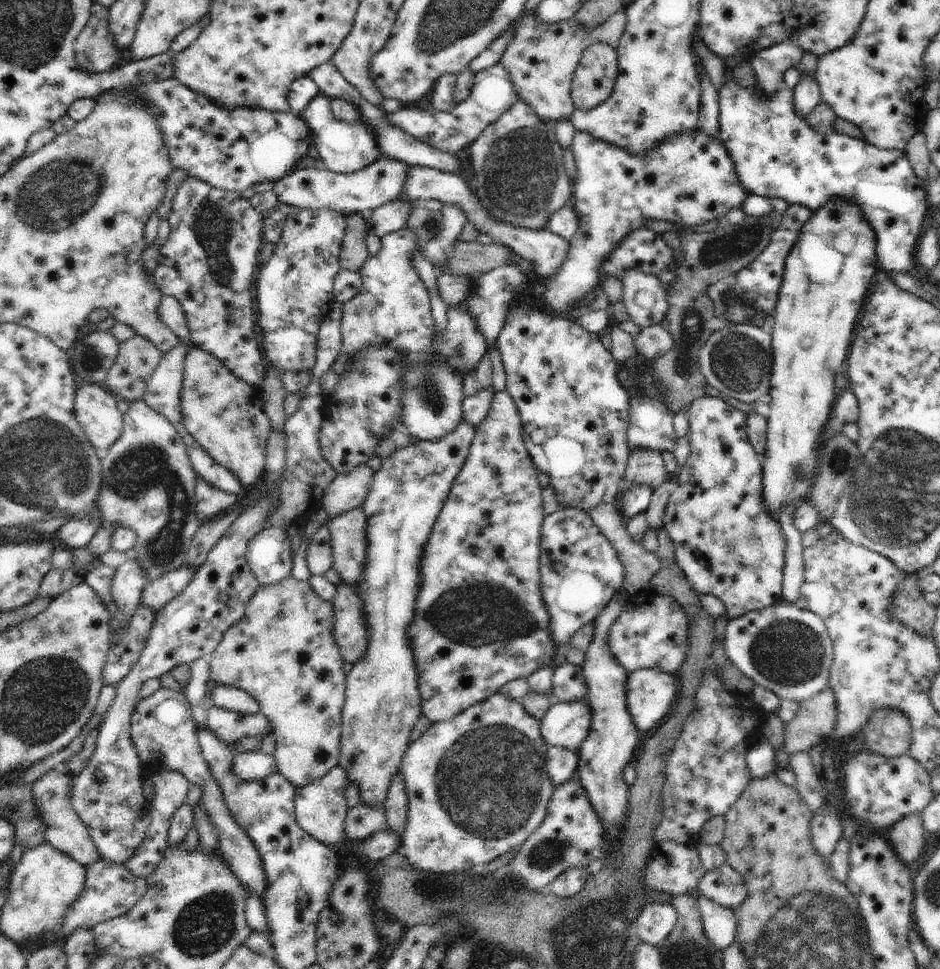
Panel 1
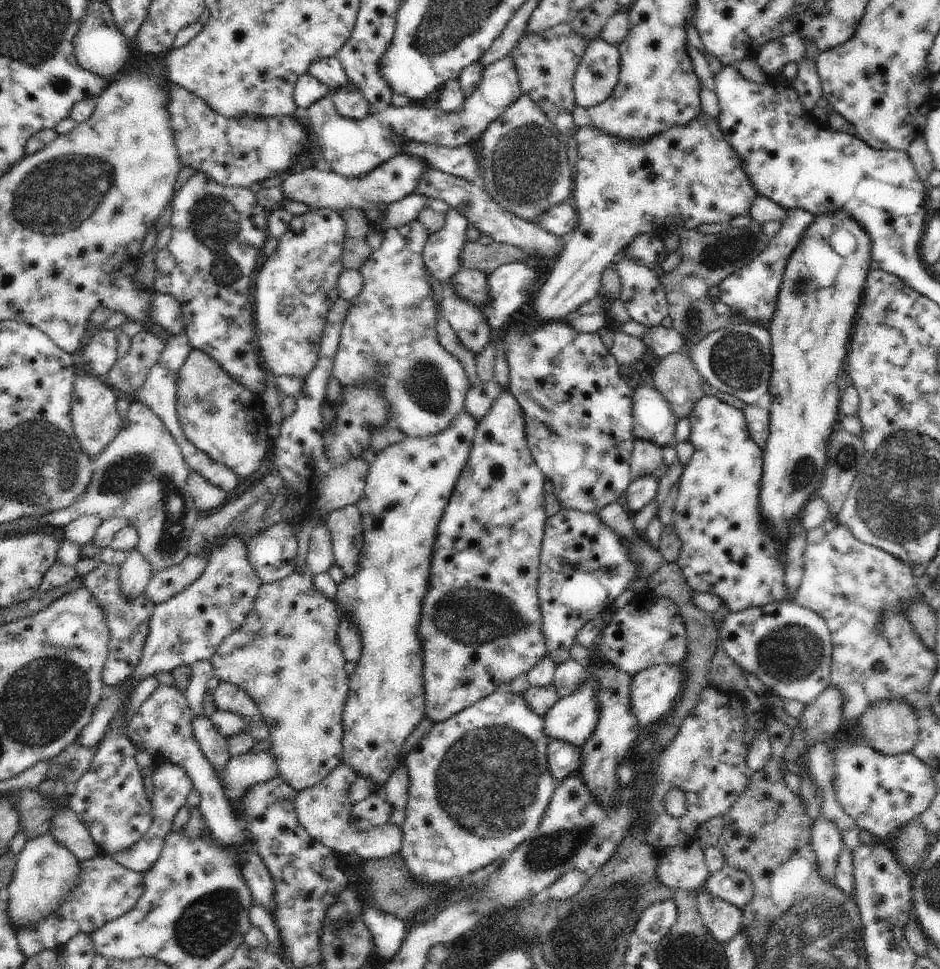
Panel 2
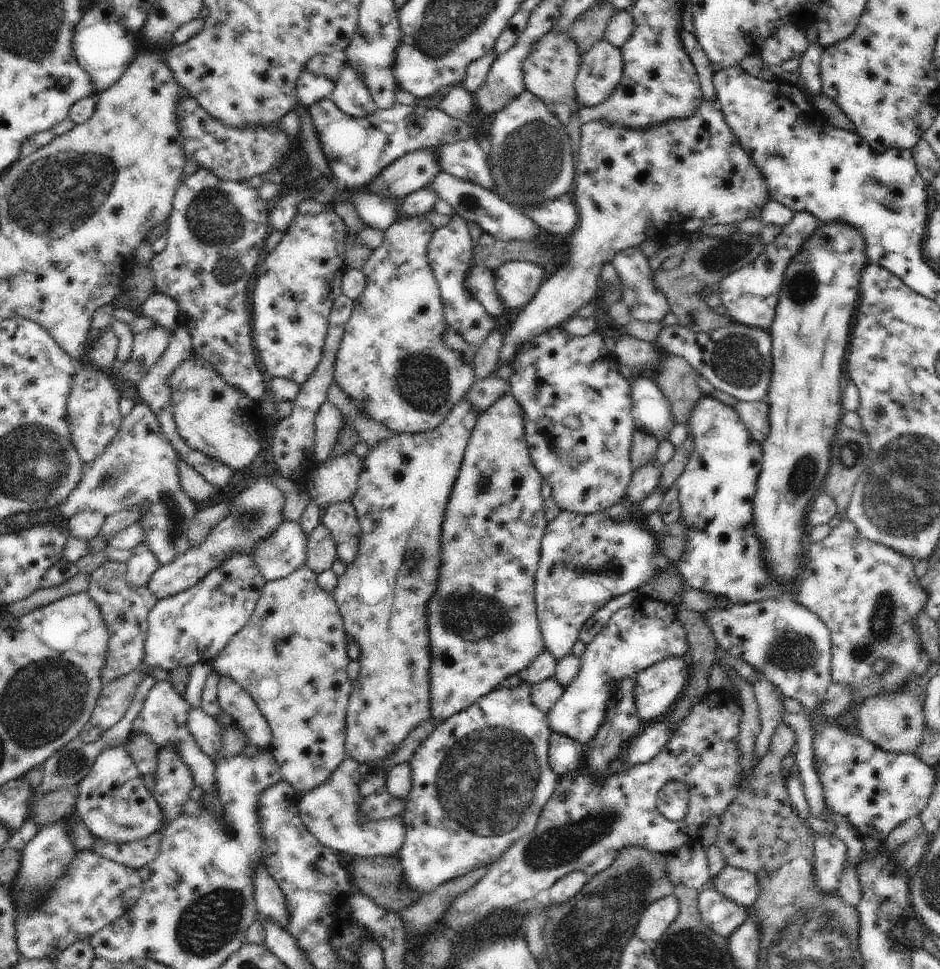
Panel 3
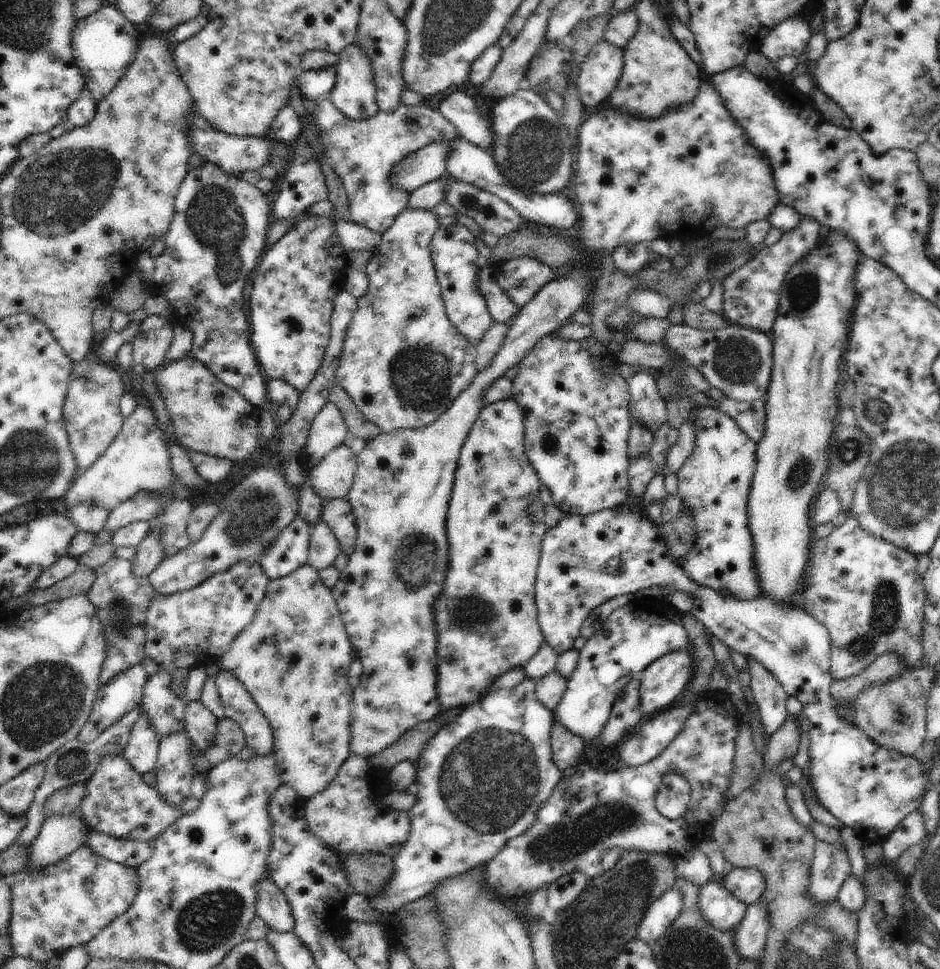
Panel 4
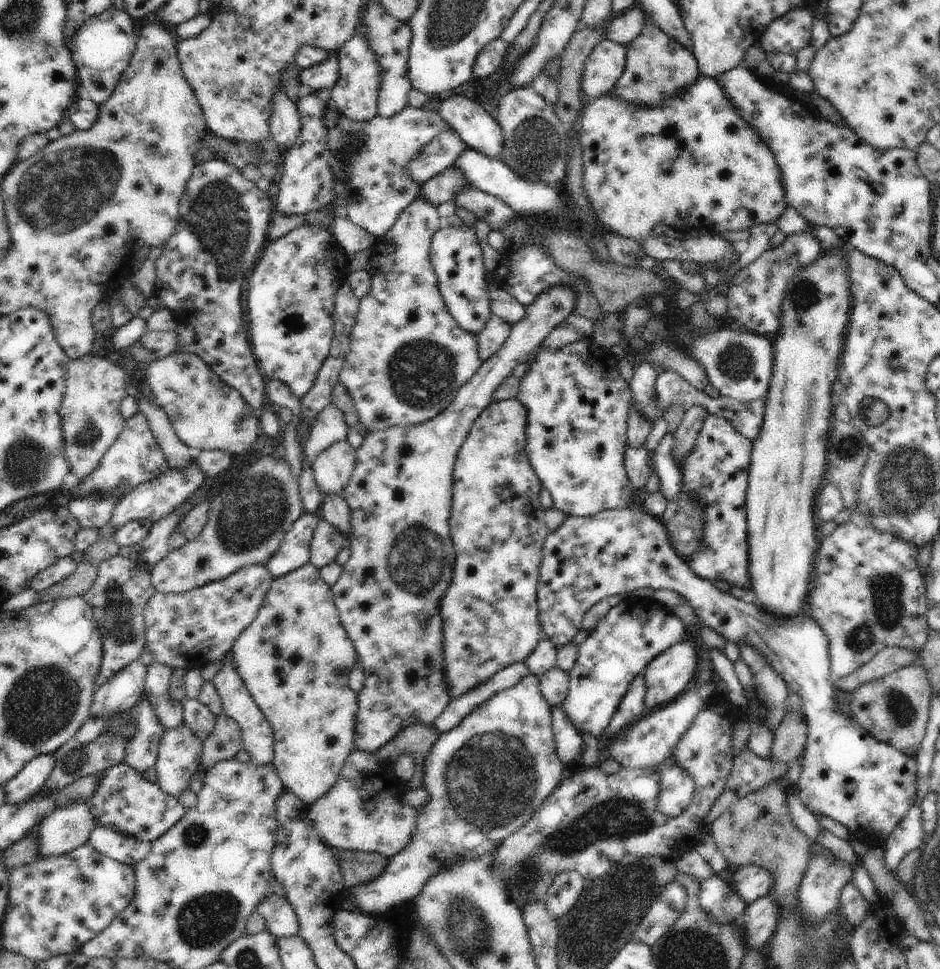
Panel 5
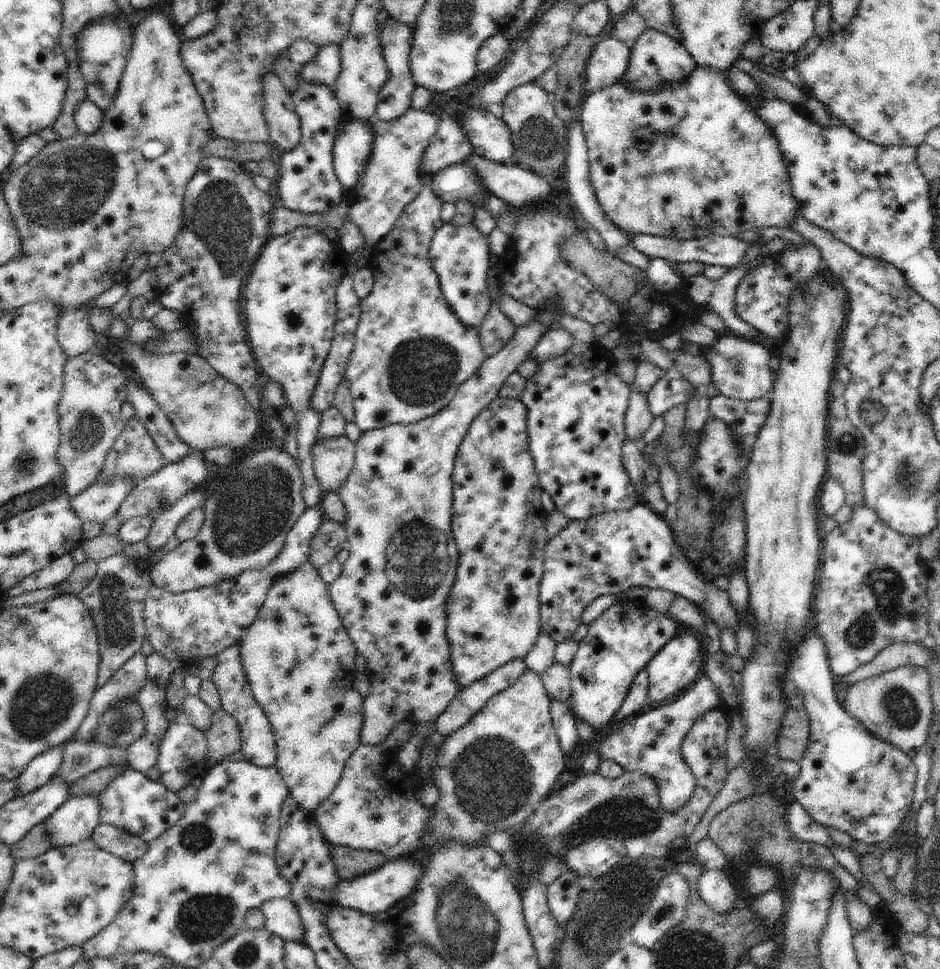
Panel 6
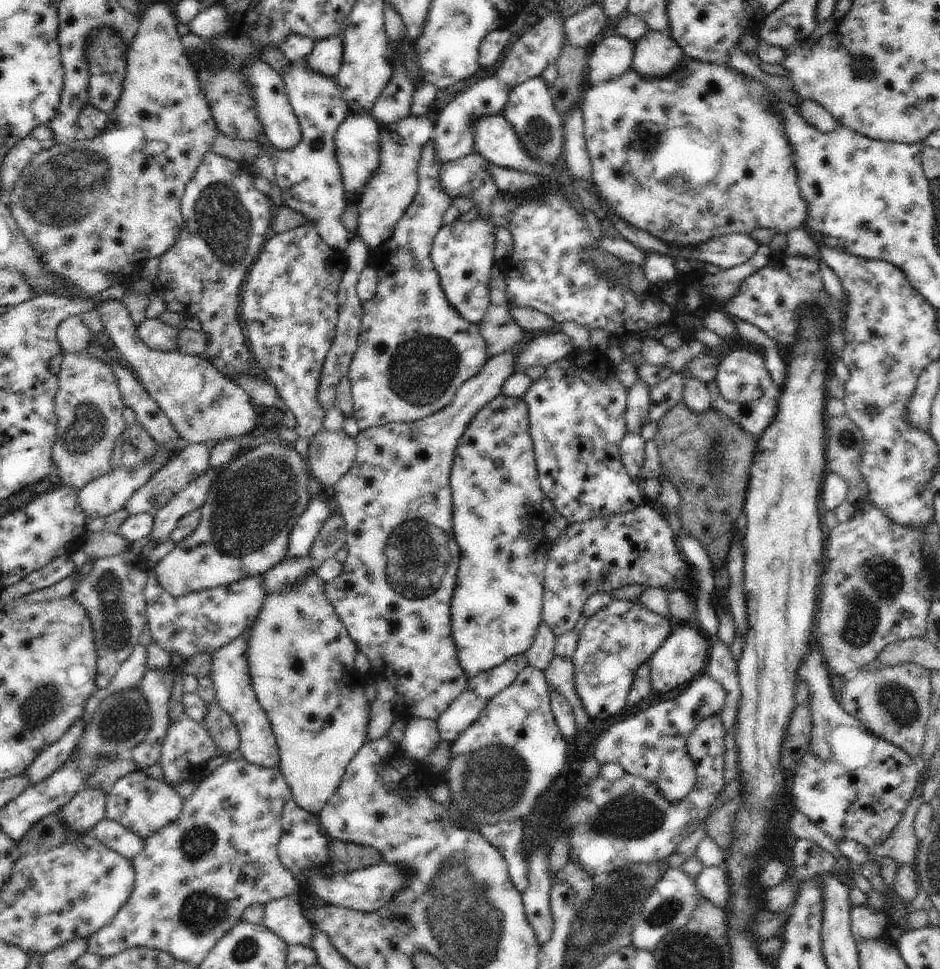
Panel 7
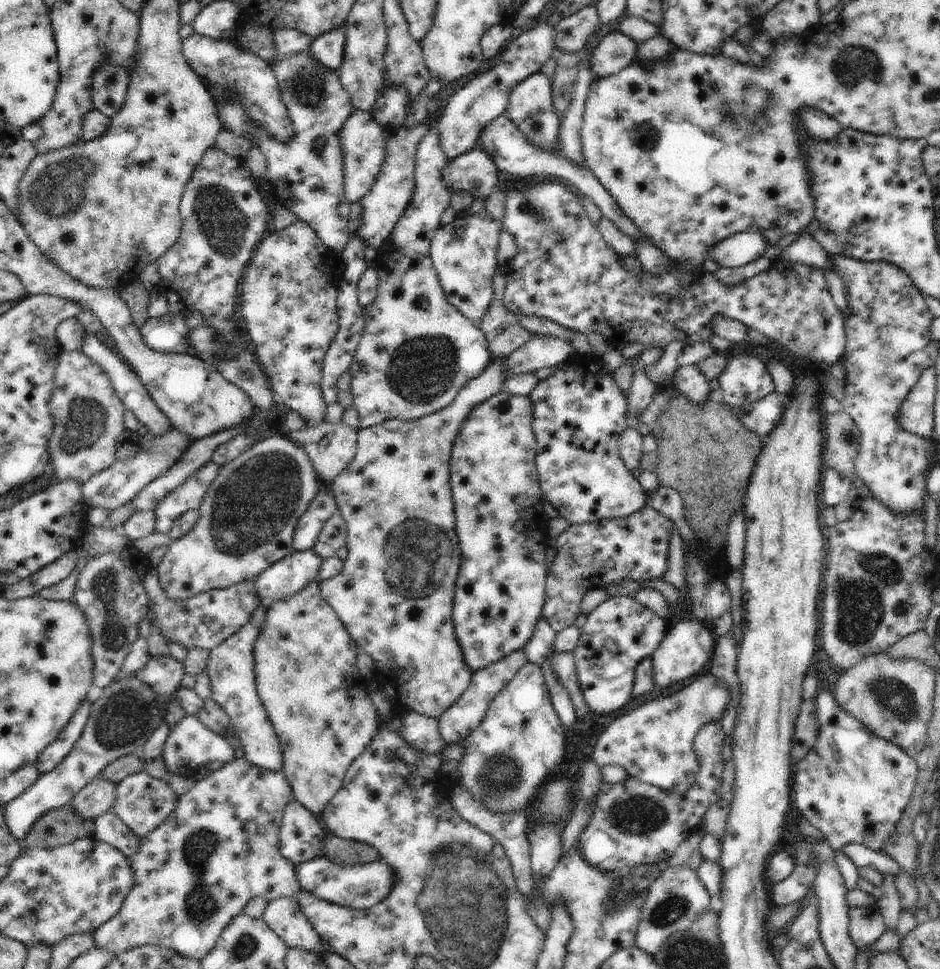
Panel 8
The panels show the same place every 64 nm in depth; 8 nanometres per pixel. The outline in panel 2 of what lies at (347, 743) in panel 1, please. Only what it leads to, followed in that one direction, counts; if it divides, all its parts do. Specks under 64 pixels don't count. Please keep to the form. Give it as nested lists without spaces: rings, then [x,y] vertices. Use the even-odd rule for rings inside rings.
[[[462,410],[452,420],[450,428],[436,436],[407,436],[404,440],[383,448],[379,454],[375,454],[376,460],[369,464],[370,472],[366,476],[362,500],[355,504],[362,514],[362,560],[358,562],[358,572],[338,585],[335,602],[339,608],[348,612],[350,622],[358,628],[363,649],[360,660],[356,663],[356,670],[349,675],[348,700],[343,712],[342,764],[348,764],[358,777],[372,782],[376,793],[384,793],[383,788],[390,774],[401,764],[406,738],[422,718],[426,717],[424,662],[418,622],[422,614],[422,600],[430,587],[430,560],[438,524],[466,464],[476,427],[476,420]]]

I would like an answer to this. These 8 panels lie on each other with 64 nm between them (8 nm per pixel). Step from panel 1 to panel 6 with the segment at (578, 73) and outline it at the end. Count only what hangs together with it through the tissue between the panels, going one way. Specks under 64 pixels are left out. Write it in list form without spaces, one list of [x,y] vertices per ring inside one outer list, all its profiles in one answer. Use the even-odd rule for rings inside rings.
[[[602,36],[587,60],[586,94],[608,88],[620,81],[630,62],[631,47],[614,37]]]

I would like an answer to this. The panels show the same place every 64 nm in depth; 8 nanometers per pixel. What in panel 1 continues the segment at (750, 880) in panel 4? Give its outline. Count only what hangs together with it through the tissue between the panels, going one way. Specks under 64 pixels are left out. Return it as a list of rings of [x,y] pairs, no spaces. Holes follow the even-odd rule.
[[[724,863],[719,868],[707,871],[703,878],[700,878],[695,894],[732,909],[746,900],[747,890],[742,874]]]

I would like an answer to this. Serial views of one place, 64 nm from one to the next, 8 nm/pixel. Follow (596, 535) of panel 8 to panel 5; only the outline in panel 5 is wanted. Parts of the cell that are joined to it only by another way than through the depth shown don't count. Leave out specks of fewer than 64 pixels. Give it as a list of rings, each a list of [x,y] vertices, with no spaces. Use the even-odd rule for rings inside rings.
[[[638,502],[635,506],[628,506],[622,509],[608,509],[587,517],[575,517],[569,516],[566,517],[566,520],[562,522],[562,526],[556,530],[556,532],[549,532],[549,535],[546,537],[543,546],[543,556],[542,562],[540,564],[540,576],[538,579],[538,592],[537,592],[537,603],[539,608],[539,619],[540,626],[542,627],[543,632],[546,634],[547,639],[554,644],[557,650],[564,648],[566,644],[570,644],[574,640],[574,636],[580,632],[581,624],[586,613],[596,606],[600,600],[604,598],[612,598],[612,596],[620,595],[629,595],[635,590],[640,590],[641,588],[653,588],[653,589],[668,589],[674,592],[678,592],[680,596],[683,596],[687,603],[691,605],[692,610],[695,611],[696,616],[700,621],[712,630],[716,631],[720,636],[726,639],[728,642],[734,642],[734,644],[739,643],[739,647],[742,648],[742,644],[750,644],[752,648],[756,648],[762,658],[767,660],[767,663],[772,666],[774,672],[778,672],[778,676],[782,678],[785,682],[786,688],[790,690],[795,690],[795,693],[798,695],[798,698],[801,698],[802,701],[802,712],[806,715],[806,724],[808,724],[808,738],[806,742],[806,748],[803,752],[804,756],[802,759],[801,767],[802,773],[798,782],[794,784],[793,790],[798,792],[800,800],[806,804],[806,808],[811,810],[814,814],[820,814],[820,816],[828,816],[832,818],[834,822],[842,824],[845,828],[848,828],[849,835],[852,837],[853,841],[856,843],[867,844],[867,846],[873,845],[882,845],[887,840],[887,838],[892,834],[892,831],[900,821],[908,814],[908,811],[914,804],[916,804],[916,795],[918,790],[918,766],[917,760],[915,757],[906,756],[902,754],[900,750],[890,746],[889,744],[884,744],[883,742],[878,742],[873,736],[870,736],[869,732],[865,731],[863,726],[860,726],[856,720],[852,720],[851,717],[842,714],[838,706],[836,705],[836,699],[834,694],[834,678],[831,676],[830,672],[830,659],[829,659],[829,640],[826,636],[826,632],[820,628],[819,624],[815,620],[808,620],[808,618],[792,618],[792,620],[778,620],[774,616],[770,616],[770,612],[766,612],[764,608],[758,608],[752,600],[748,602],[748,599],[738,599],[732,596],[729,592],[722,592],[710,584],[708,580],[702,580],[698,576],[694,576],[694,572],[690,570],[688,566],[687,559],[680,558],[678,553],[675,552],[670,544],[670,539],[668,538],[668,532],[664,528],[664,521],[654,518],[649,512],[646,512]]]

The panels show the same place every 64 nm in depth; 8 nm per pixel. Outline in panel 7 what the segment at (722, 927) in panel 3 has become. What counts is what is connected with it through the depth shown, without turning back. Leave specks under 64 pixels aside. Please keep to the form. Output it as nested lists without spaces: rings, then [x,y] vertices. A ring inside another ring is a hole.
[[[704,867],[700,875],[696,877],[695,882],[701,894],[712,905],[720,904],[727,906],[729,900],[729,879],[727,878],[727,870],[721,867]]]

